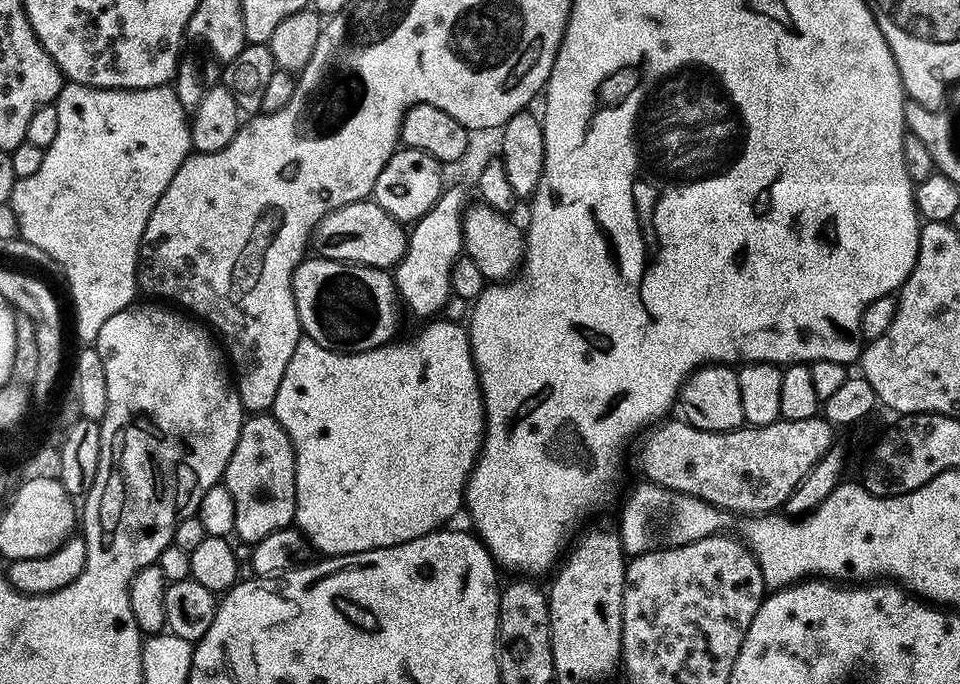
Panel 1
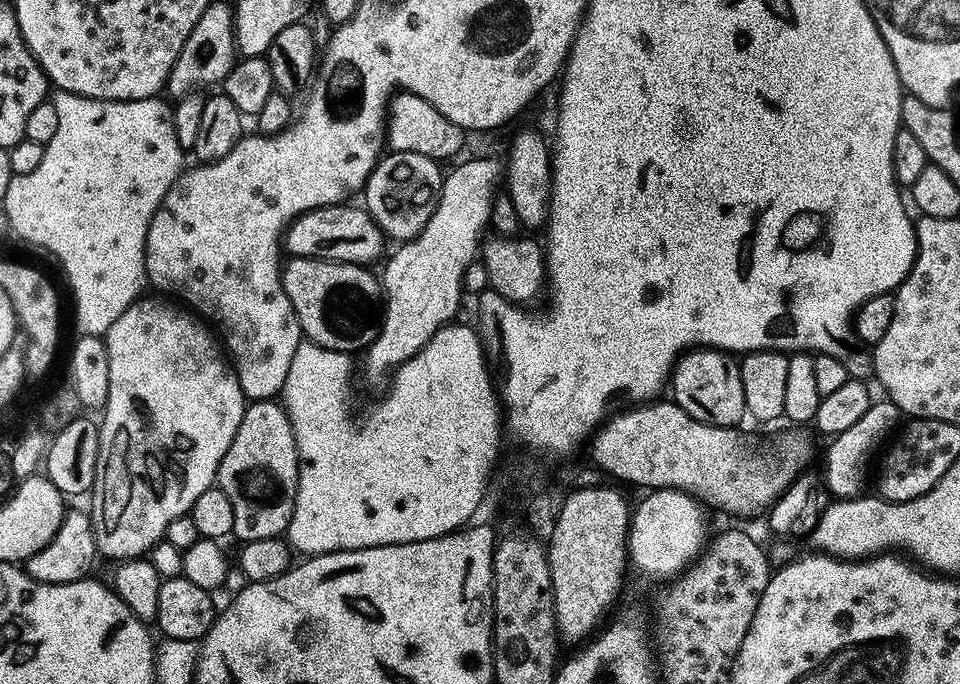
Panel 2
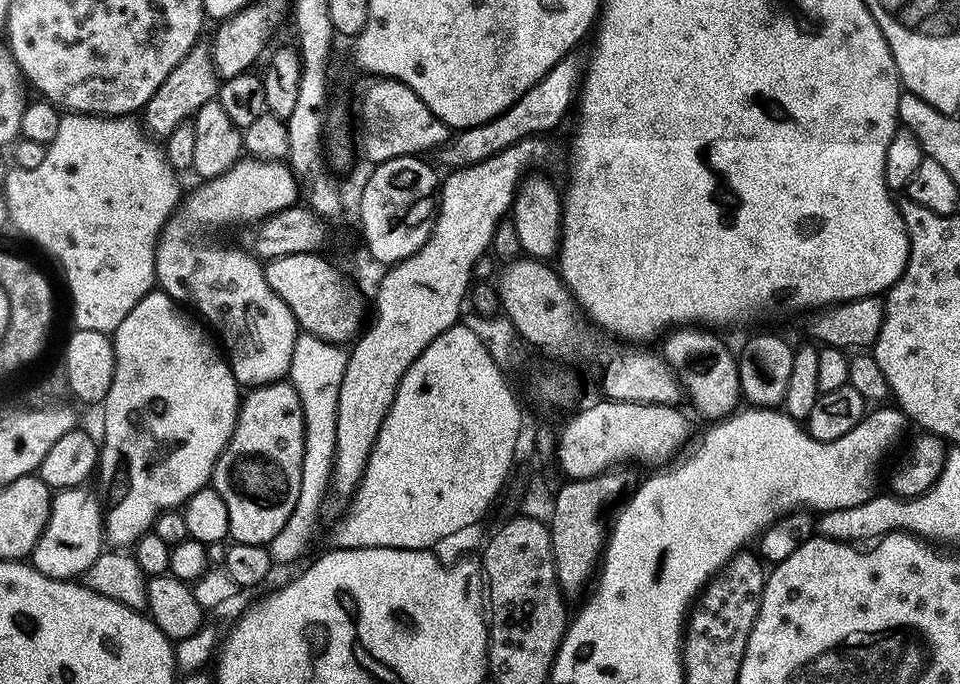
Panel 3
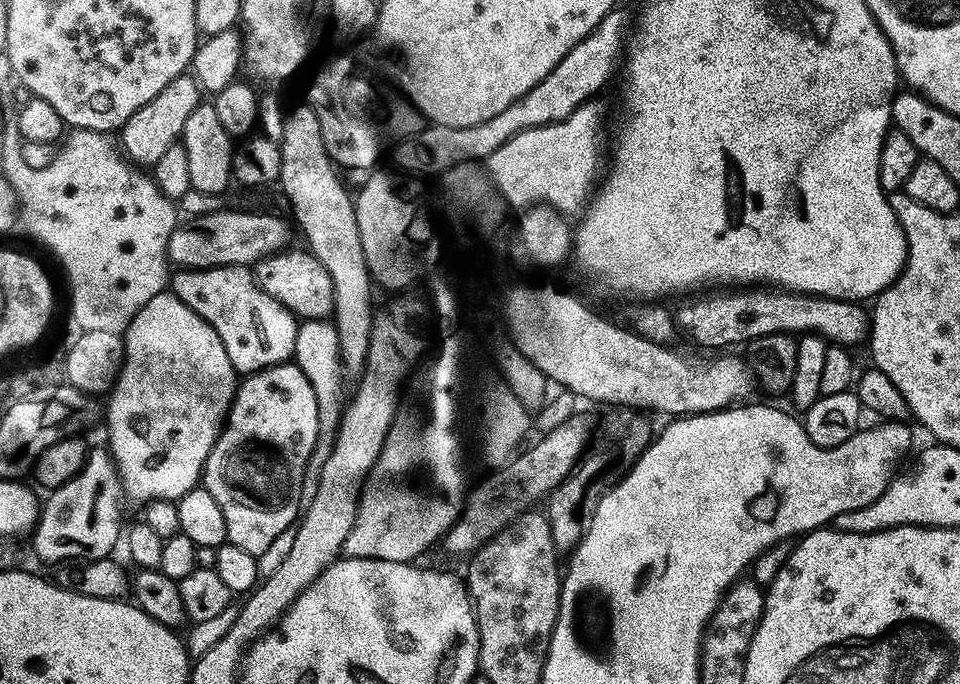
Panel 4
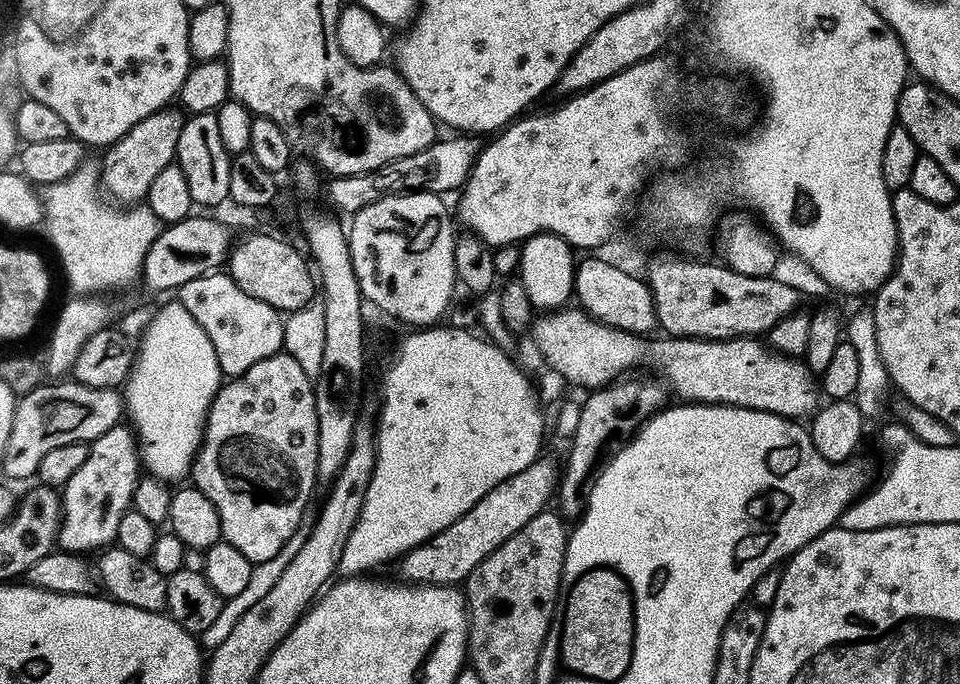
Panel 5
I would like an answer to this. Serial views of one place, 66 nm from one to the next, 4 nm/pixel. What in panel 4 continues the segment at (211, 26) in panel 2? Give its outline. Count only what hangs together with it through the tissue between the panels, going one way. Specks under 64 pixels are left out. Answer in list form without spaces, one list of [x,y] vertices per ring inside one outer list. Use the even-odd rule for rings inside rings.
[[[185,74],[174,78],[166,90],[162,90],[146,106],[142,106],[124,123],[119,133],[119,143],[122,145],[122,152],[133,165],[154,166],[170,146],[177,143],[184,133],[186,118],[194,114],[194,110],[202,103],[202,89],[195,75]],[[124,143],[124,144],[123,144]]]

